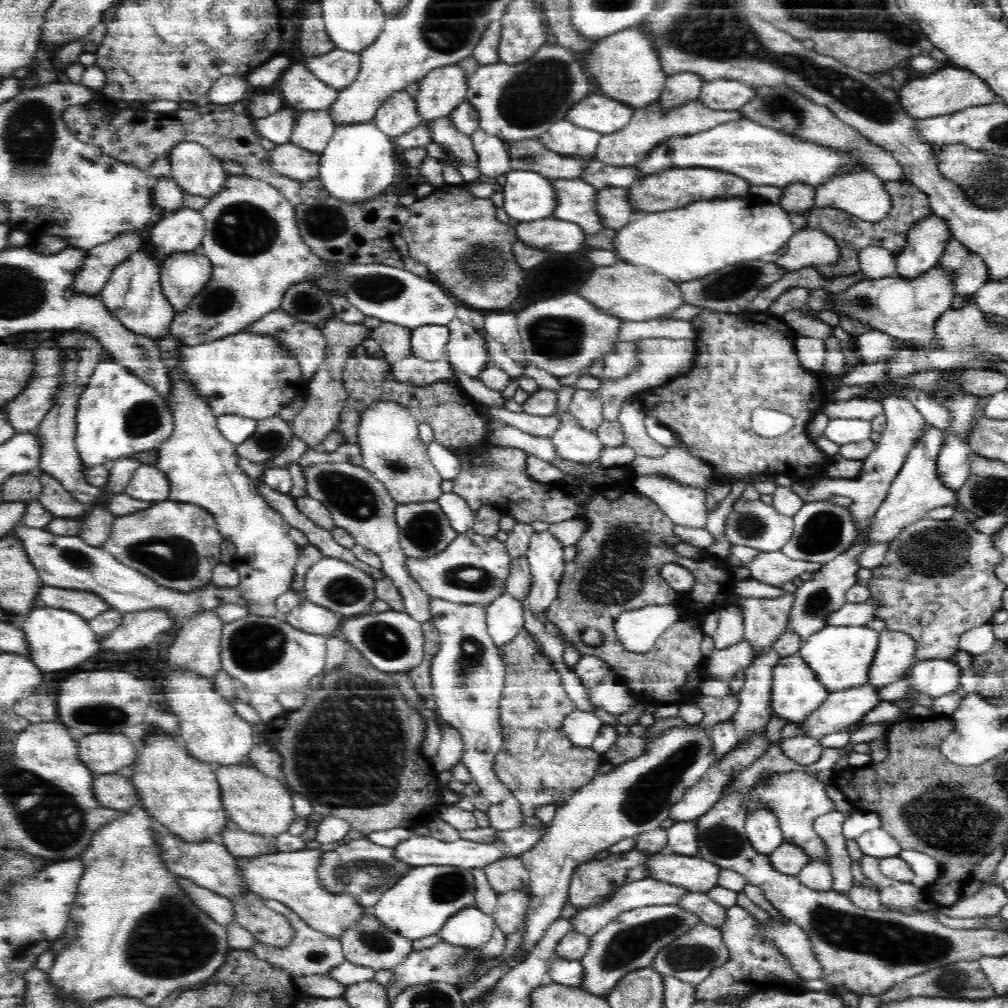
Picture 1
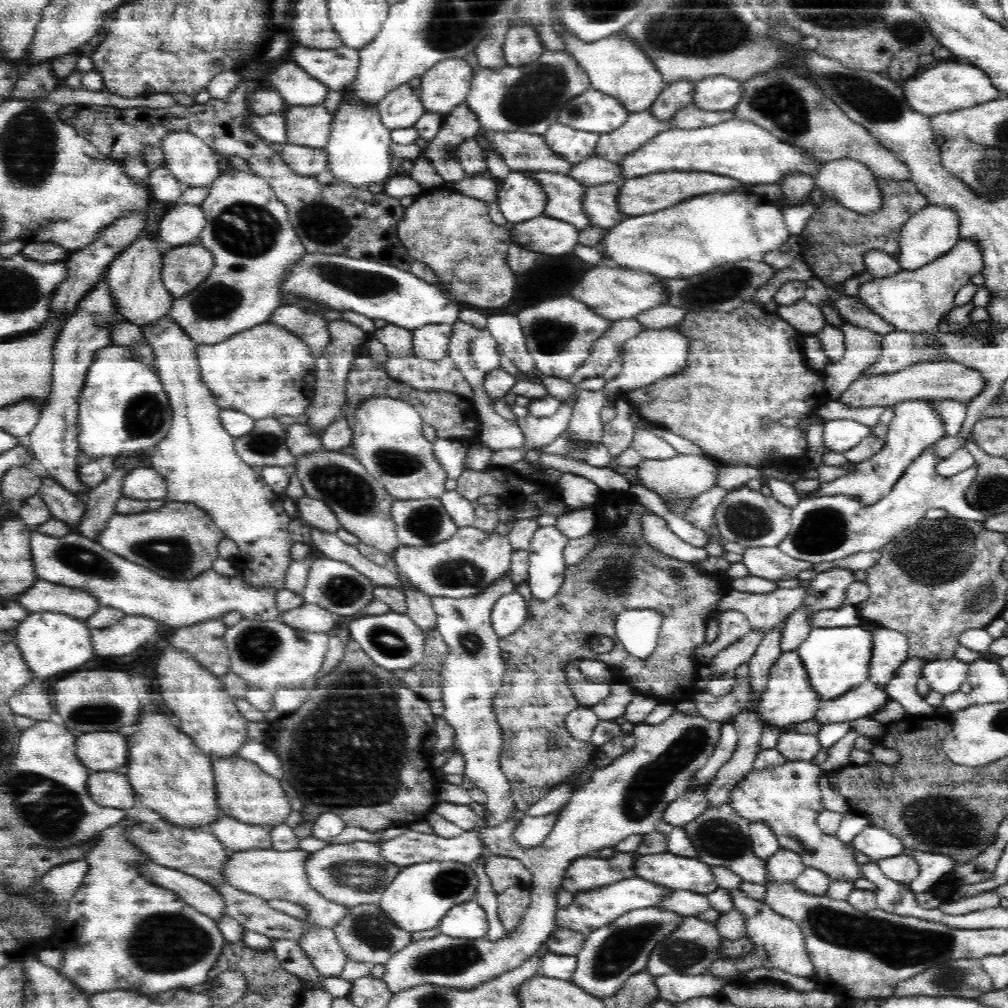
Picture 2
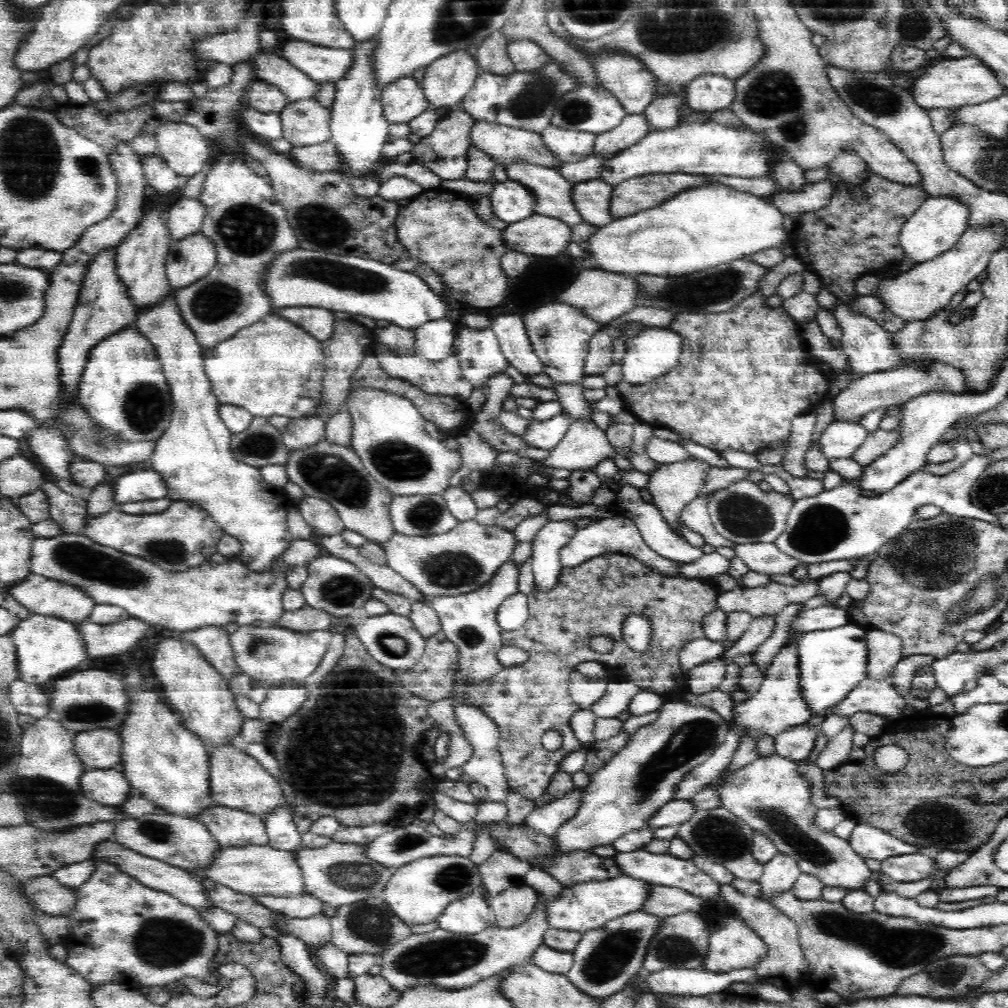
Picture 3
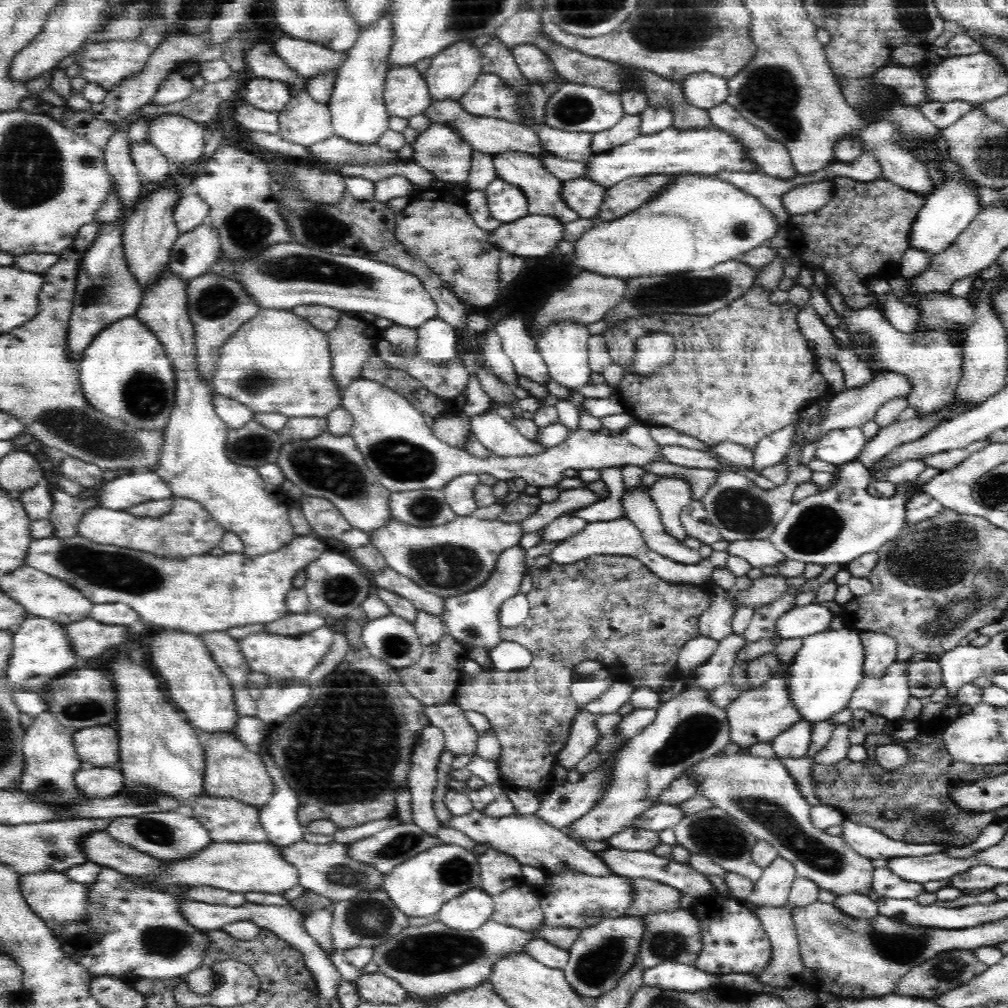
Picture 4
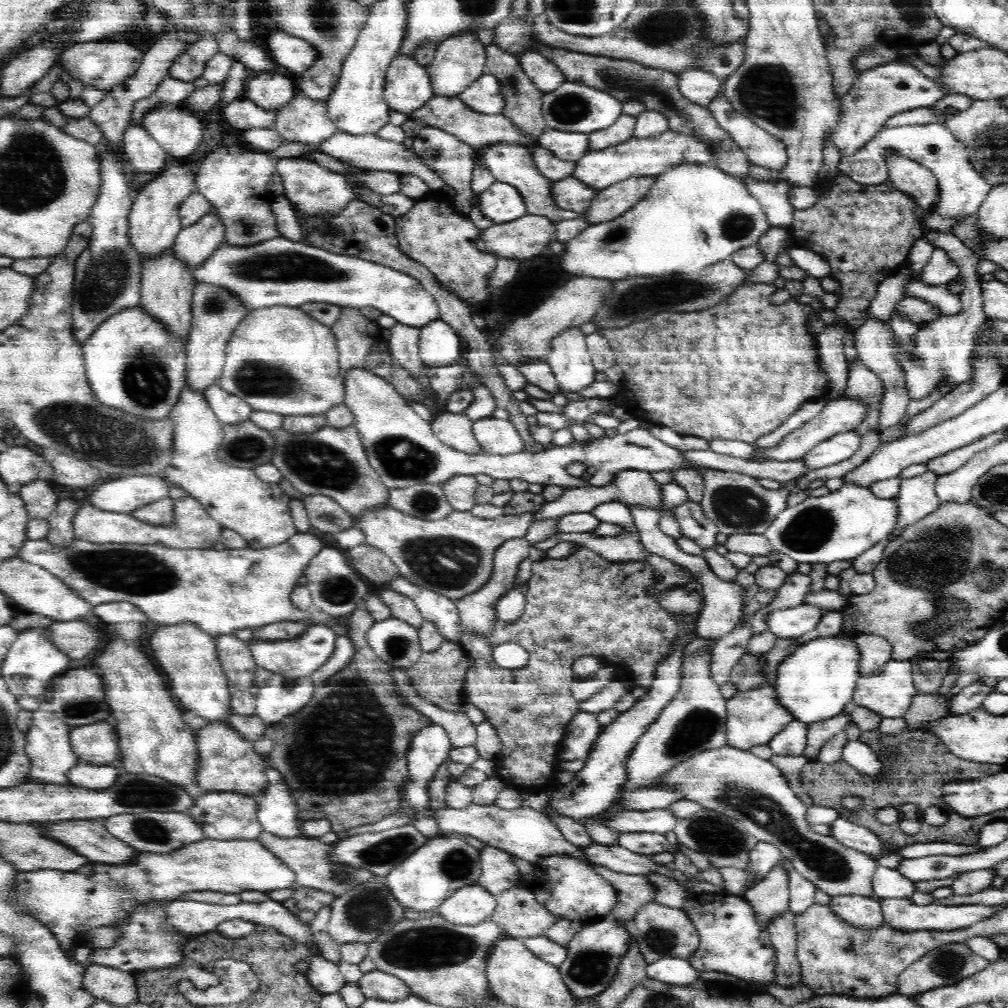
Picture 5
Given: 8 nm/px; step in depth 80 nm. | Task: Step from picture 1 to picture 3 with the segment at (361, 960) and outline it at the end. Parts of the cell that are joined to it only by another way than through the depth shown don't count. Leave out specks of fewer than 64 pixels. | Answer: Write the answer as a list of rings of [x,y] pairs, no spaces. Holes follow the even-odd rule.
[[[382,896],[364,898],[352,904],[336,907],[336,914],[331,918],[331,941],[340,950],[350,954],[373,954],[380,957],[382,951],[392,943],[411,934],[410,925],[398,918],[386,904]]]

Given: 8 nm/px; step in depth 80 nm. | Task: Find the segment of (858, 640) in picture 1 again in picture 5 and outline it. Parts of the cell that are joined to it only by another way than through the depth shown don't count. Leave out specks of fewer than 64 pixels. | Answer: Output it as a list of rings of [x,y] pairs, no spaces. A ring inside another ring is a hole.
[[[824,636],[798,646],[778,664],[773,680],[777,704],[799,722],[810,725],[838,716],[853,700],[859,675],[860,653],[854,637]]]

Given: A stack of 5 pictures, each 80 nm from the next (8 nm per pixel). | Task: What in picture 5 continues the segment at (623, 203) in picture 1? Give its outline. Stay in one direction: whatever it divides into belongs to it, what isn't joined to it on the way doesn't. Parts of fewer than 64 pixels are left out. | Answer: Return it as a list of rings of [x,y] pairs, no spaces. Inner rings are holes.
[[[574,176],[554,181],[552,187],[552,199],[564,210],[573,210],[581,214],[592,202],[592,198],[598,190],[588,188],[581,184]]]

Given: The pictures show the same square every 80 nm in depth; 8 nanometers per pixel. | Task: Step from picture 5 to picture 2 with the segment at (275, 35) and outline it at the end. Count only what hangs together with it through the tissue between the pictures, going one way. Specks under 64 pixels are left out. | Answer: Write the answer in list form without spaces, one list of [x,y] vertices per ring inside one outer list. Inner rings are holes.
[[[292,44],[286,56],[330,90],[339,92],[355,82],[359,67],[359,50],[346,46],[340,46],[337,50],[320,50]]]

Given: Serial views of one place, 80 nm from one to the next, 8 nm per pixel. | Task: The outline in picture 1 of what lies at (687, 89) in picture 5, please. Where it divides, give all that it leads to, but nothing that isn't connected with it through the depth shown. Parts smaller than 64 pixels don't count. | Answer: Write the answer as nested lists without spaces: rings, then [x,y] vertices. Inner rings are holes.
[[[740,80],[704,81],[698,100],[706,107],[716,110],[739,110],[744,104],[753,98],[753,86]]]

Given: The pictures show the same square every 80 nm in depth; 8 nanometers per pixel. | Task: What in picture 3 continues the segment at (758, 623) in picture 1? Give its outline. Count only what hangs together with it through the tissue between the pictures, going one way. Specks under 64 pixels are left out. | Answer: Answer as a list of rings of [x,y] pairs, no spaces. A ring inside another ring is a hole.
[[[818,580],[788,586],[771,581],[763,587],[737,586],[730,592],[723,591],[717,598],[717,608],[726,613],[749,612],[753,618],[778,614],[788,604],[803,603],[817,595]]]

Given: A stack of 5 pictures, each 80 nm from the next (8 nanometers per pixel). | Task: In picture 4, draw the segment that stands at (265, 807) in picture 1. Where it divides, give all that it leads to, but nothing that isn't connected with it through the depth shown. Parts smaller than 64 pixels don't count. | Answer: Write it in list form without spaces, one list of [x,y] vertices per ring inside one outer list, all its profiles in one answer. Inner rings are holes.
[[[216,732],[210,736],[206,746],[206,765],[204,775],[205,793],[210,797],[234,799],[260,810],[274,795],[272,777],[267,772],[262,758],[249,746],[238,742],[228,732]]]

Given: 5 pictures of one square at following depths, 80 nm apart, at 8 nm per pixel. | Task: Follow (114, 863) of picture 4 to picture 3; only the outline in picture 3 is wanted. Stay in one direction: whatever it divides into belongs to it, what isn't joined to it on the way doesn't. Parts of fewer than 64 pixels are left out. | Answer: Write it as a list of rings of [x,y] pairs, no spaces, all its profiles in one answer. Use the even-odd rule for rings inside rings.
[[[102,839],[100,843],[95,844],[95,847],[93,854],[94,861],[116,865],[117,868],[132,875],[143,885],[171,894],[189,907],[199,908],[199,910],[215,907],[214,903],[212,903],[212,899],[208,899],[206,889],[202,887],[202,880],[195,878],[193,874],[186,872],[185,869],[170,866],[168,863],[161,862],[159,859],[139,854],[118,842],[114,842],[112,839]]]

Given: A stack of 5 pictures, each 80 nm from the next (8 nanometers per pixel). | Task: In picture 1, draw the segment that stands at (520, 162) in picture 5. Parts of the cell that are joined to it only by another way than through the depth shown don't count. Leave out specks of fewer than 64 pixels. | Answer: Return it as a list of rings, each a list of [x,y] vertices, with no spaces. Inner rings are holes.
[[[554,178],[549,180],[549,184],[555,196],[554,217],[576,223],[587,235],[596,234],[605,228],[593,208],[596,187],[582,178]]]

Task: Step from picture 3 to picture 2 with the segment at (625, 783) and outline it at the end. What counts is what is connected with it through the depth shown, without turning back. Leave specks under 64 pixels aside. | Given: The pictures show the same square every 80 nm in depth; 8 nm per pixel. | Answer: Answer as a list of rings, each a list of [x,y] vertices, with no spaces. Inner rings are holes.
[[[670,707],[672,715],[662,723],[637,723],[632,732],[636,738],[635,748],[610,766],[592,771],[590,782],[575,789],[568,804],[557,814],[552,830],[536,848],[520,848],[511,838],[517,822],[525,815],[518,808],[500,826],[476,828],[477,837],[492,855],[519,859],[530,871],[531,901],[527,912],[512,932],[495,943],[487,936],[452,938],[442,933],[418,942],[410,940],[408,946],[396,950],[384,964],[382,979],[394,994],[421,984],[470,989],[525,963],[545,944],[556,927],[556,890],[560,890],[569,864],[574,859],[592,856],[602,848],[614,848],[632,834],[656,831],[664,810],[687,794],[691,780],[708,763],[723,729],[723,724],[712,722],[698,712],[684,714]]]

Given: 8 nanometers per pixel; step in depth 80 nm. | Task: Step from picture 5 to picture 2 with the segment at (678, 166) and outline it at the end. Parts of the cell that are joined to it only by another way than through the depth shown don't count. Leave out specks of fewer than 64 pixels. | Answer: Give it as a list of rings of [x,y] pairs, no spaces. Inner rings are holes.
[[[720,191],[693,195],[680,202],[650,214],[624,218],[608,229],[604,238],[604,250],[610,254],[619,269],[643,270],[662,279],[686,279],[715,267],[749,259],[756,254],[780,250],[791,237],[786,227],[782,207],[763,200],[749,191]]]

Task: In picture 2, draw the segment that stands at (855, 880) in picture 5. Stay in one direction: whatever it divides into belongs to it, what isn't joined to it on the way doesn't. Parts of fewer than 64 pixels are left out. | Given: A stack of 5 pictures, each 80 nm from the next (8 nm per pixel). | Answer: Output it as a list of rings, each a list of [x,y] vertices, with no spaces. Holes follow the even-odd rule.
[[[789,761],[777,768],[752,771],[730,790],[729,806],[733,807],[748,822],[768,825],[776,833],[780,848],[788,849],[800,856],[801,862],[809,869],[822,870],[829,880],[864,878],[863,867],[855,861],[848,843],[836,836],[830,838],[816,825],[820,812],[826,810],[822,803],[819,786],[822,768],[812,761]]]

